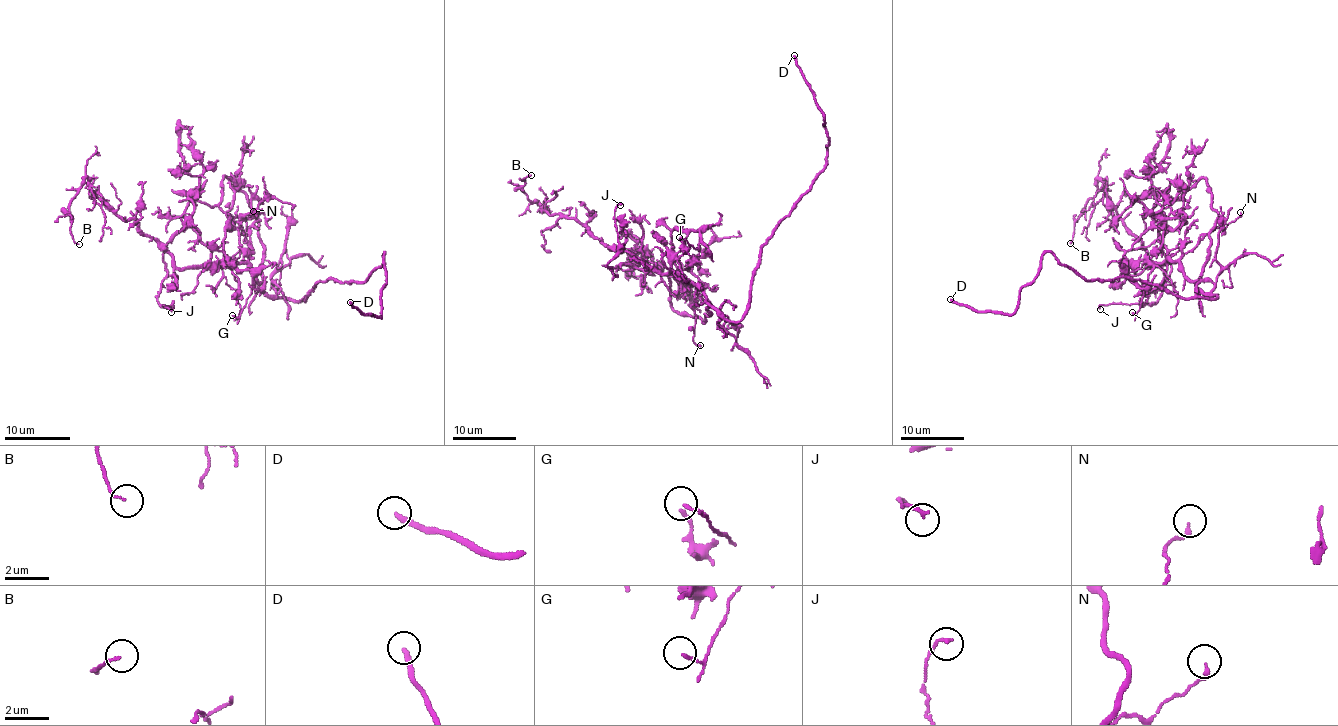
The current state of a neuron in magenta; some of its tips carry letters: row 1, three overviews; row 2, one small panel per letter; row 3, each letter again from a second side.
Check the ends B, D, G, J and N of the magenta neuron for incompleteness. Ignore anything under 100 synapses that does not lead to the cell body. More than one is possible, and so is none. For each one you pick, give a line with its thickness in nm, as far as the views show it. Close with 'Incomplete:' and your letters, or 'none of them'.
D: calibre 240 nm
Incomplete: D

